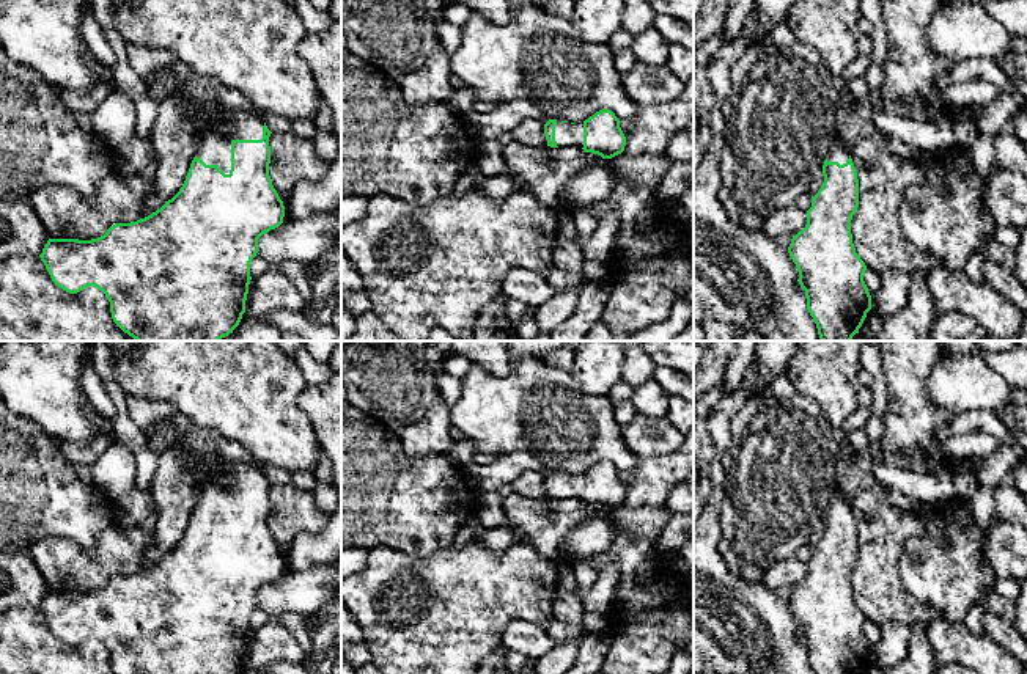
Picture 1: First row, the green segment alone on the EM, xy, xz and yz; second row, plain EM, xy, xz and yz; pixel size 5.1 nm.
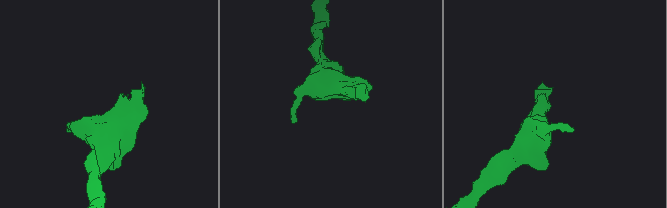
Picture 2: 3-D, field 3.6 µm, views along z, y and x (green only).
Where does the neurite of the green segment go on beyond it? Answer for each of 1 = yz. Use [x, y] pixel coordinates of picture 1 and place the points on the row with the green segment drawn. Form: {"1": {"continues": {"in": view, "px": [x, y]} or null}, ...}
{"1": {"continues": {"in": "yz", "px": [839, 153]}}}

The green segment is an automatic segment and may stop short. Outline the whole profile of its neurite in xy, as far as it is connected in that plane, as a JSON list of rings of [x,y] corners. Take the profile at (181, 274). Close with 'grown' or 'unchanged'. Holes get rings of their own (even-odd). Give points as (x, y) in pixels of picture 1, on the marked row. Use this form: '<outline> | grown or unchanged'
[[[214,107],[212,127],[200,141],[179,192],[151,215],[116,223],[98,239],[49,239],[39,255],[52,281],[69,294],[94,286],[110,302],[113,322],[135,341],[220,341],[233,333],[245,313],[250,262],[258,239],[283,223],[285,206],[269,176],[271,130],[248,112],[226,115]]] | grown

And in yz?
[[[837,135],[823,165],[824,182],[812,198],[807,225],[793,236],[788,253],[805,291],[807,310],[821,341],[851,341],[871,310],[871,295],[863,281],[865,262],[856,253],[851,220],[859,207],[859,179],[851,152]]] | grown

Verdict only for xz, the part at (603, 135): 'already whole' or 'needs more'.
needs more

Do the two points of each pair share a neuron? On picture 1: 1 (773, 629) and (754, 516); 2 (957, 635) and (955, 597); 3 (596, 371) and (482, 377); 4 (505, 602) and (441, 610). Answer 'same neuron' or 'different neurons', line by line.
1: different neurons
2: different neurons
3: different neurons
4: same neuron

